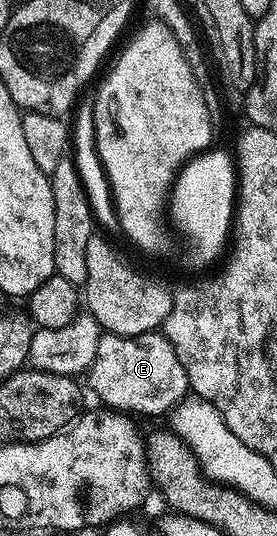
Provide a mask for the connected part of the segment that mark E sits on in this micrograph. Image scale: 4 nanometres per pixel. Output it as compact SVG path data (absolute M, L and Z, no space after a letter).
M150 331L147 335L111 335L104 333L96 357L88 372L90 387L98 394L99 404L119 413L135 411L138 415L162 415L187 398L188 373L176 357L176 349L165 334Z

